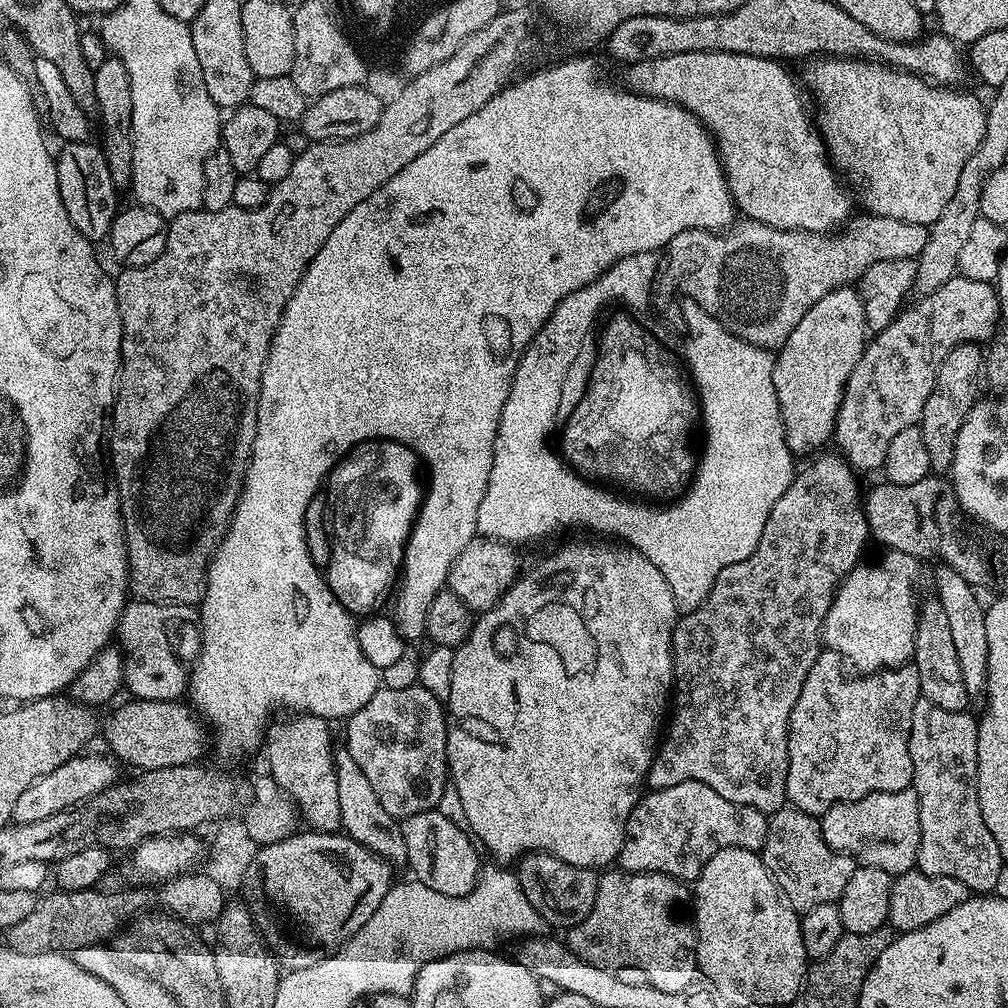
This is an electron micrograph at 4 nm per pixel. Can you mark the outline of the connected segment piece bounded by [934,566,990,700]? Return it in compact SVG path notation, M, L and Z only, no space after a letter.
M940 566L936 572L935 599L939 600L942 610L946 613L946 619L950 625L950 635L954 642L954 651L958 653L958 666L962 666L963 685L966 686L967 694L976 700L985 693L988 683L988 650L986 643L986 611L985 605L980 605L976 597L977 589L958 574L958 570L947 566Z

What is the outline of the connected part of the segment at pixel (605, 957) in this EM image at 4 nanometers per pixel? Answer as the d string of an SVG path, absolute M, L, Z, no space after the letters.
M608 870L600 876L598 898L594 898L594 910L586 914L578 926L567 929L566 943L582 962L615 970L622 966L638 966L646 974L648 983L666 994L693 987L698 980L696 966L696 926L690 911L690 892L681 881L657 872L626 872Z

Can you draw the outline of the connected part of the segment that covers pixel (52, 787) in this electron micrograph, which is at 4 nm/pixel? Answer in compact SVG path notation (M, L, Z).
M84 754L79 758L68 760L62 766L58 766L58 770L50 770L50 774L38 778L38 782L34 782L34 786L28 787L19 796L18 802L14 802L12 820L17 824L42 822L42 818L50 818L50 814L58 814L67 808L75 808L76 805L102 794L117 783L116 768L118 769L118 764L111 755L88 755Z

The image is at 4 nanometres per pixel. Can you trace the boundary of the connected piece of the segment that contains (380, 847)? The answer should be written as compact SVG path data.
M340 746L334 752L336 758L336 777L338 778L338 806L340 807L340 826L345 836L351 836L370 851L383 854L389 861L407 861L406 842L402 838L401 821L395 816L386 814L378 794L370 787L370 781L358 762L348 753L347 747Z

